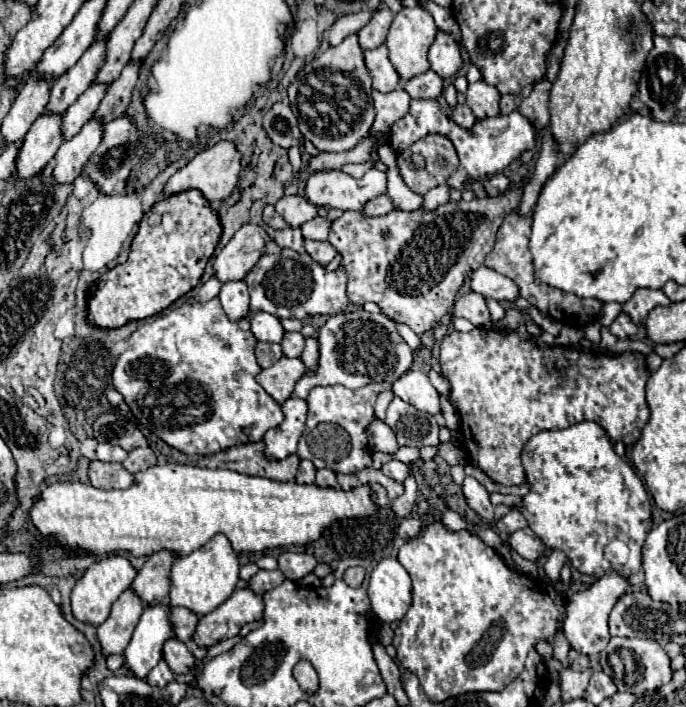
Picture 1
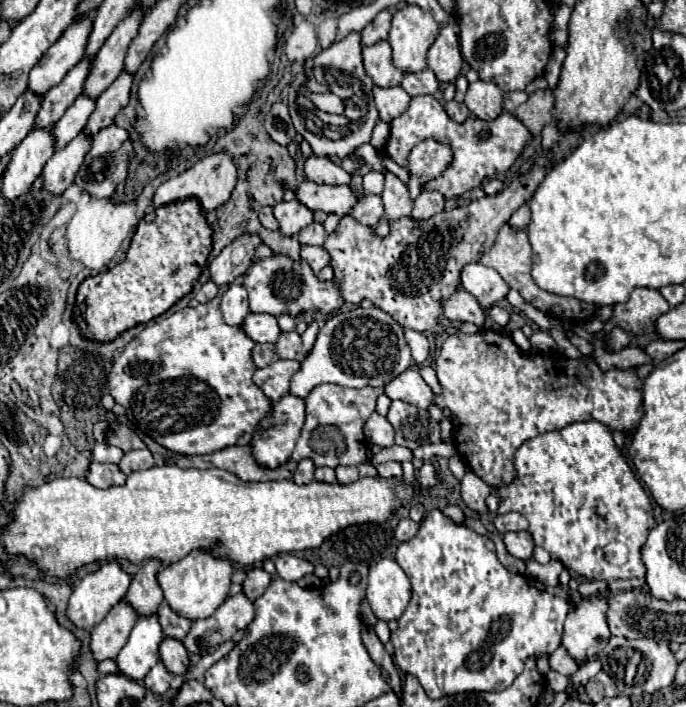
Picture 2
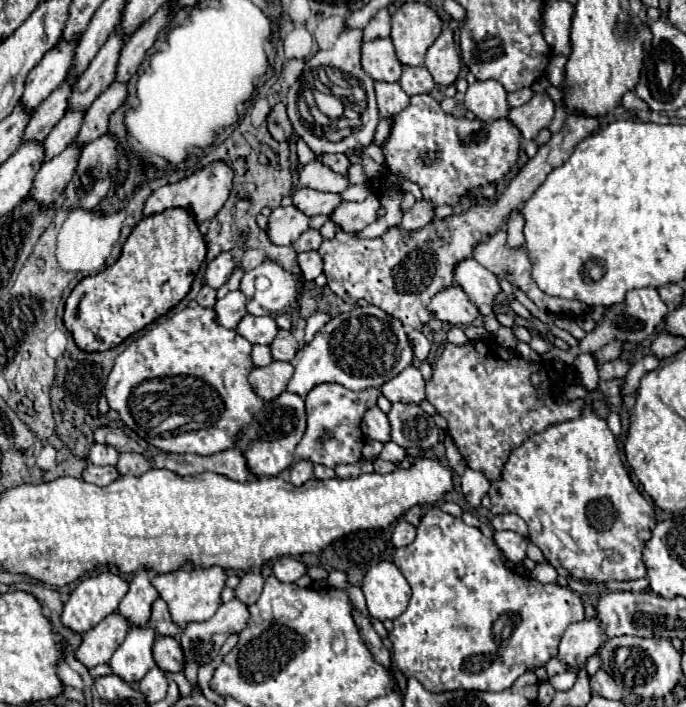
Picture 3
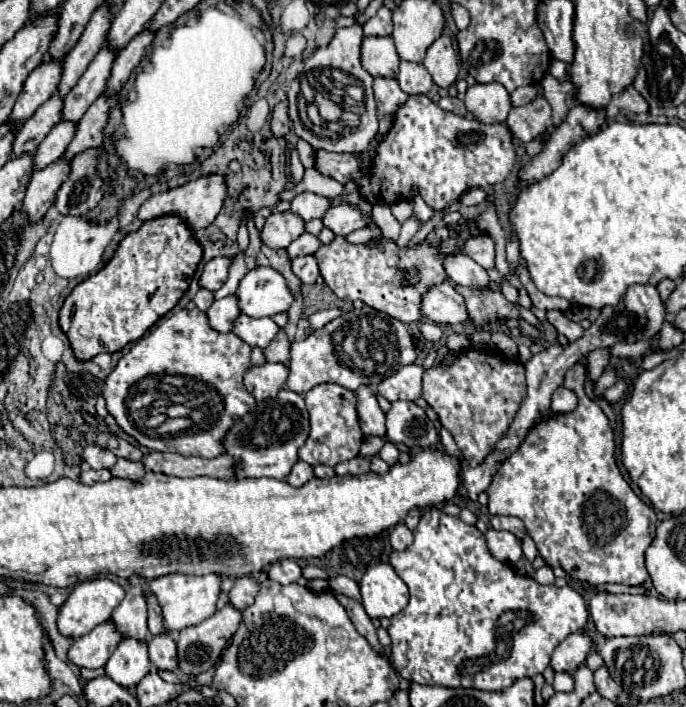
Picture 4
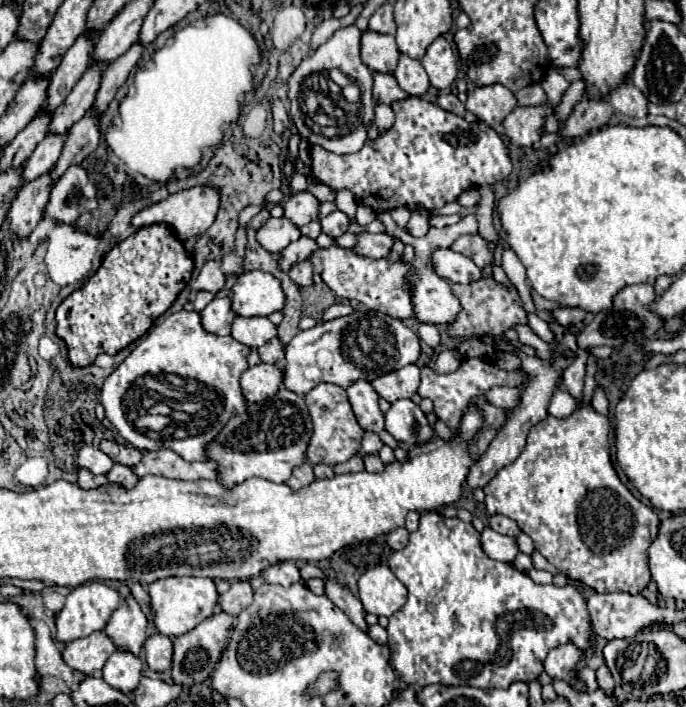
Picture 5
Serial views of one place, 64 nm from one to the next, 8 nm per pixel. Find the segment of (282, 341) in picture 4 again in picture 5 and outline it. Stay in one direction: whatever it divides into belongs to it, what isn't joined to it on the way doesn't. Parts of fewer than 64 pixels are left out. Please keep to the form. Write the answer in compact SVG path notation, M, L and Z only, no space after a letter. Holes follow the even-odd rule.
M272 338L272 340L266 342L264 346L256 348L256 352L258 352L260 360L266 362L266 364L274 364L276 360L284 358L284 348L282 348L282 344L280 344L278 338Z

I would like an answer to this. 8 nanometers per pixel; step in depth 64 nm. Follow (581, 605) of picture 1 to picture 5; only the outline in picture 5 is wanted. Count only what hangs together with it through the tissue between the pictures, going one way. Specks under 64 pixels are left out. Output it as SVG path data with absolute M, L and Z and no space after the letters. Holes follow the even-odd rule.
M566 644L548 652L544 660L544 672L552 680L568 680L580 660L582 660L582 652L574 644Z

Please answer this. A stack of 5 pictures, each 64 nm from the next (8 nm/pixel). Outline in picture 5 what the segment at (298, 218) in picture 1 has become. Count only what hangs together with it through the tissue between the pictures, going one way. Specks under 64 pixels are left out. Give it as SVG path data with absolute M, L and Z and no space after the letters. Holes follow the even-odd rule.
M270 218L258 232L256 240L266 252L282 252L290 242L300 238L300 230L288 218Z

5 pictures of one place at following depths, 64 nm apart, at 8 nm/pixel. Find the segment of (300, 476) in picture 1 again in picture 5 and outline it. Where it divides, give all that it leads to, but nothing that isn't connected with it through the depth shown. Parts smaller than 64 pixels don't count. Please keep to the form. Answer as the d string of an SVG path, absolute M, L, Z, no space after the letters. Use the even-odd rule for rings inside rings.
M302 464L300 468L294 468L292 478L288 480L288 486L290 486L292 490L300 490L300 488L304 488L304 486L312 484L312 482L314 482L312 466L310 466L310 464Z

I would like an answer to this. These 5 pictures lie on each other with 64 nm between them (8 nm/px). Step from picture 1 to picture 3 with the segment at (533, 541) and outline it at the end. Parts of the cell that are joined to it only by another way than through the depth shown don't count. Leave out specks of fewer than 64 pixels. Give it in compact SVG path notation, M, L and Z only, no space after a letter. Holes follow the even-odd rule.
M494 532L494 544L510 562L522 562L526 558L528 538L516 532Z

